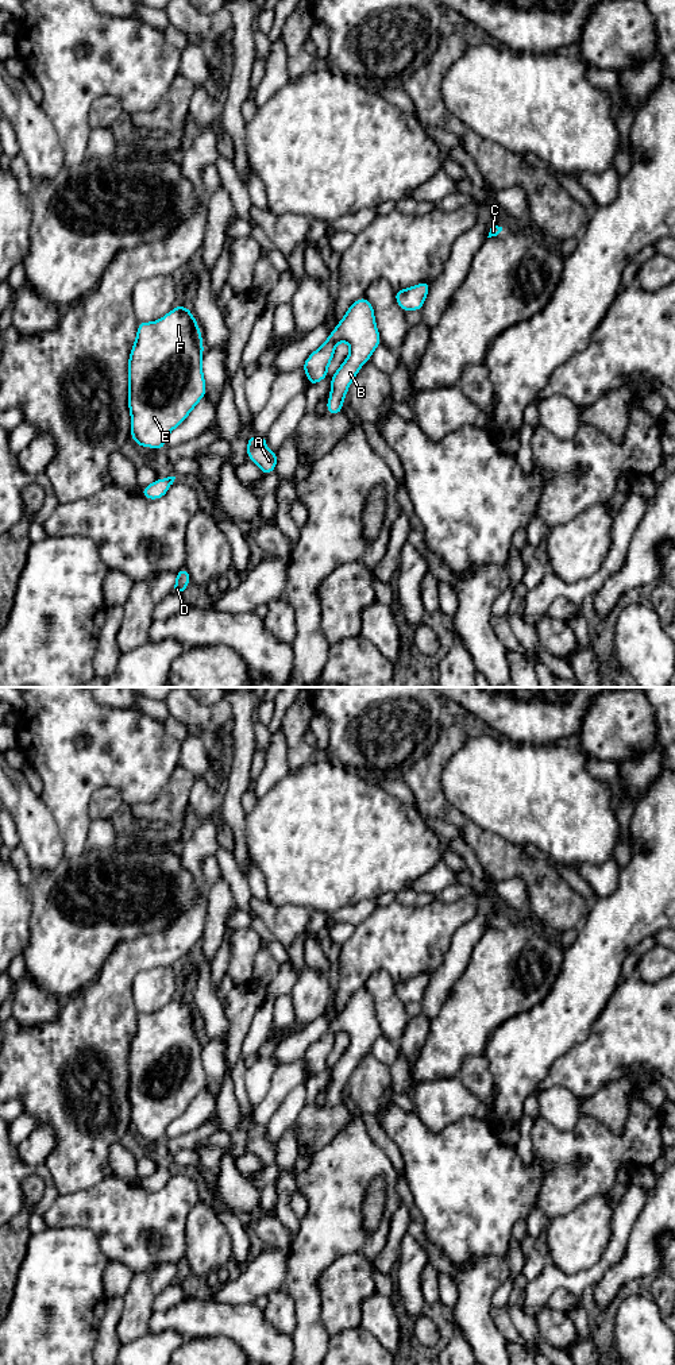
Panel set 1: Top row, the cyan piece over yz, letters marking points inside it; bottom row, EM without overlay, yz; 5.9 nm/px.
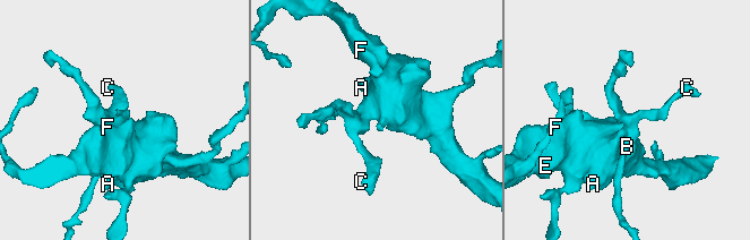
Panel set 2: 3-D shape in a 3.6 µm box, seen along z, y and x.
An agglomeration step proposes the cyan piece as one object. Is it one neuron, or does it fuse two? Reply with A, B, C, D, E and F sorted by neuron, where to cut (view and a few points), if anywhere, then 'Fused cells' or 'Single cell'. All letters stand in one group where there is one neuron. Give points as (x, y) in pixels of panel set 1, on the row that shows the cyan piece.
Groups: A B C D E F. No split. Single cell

